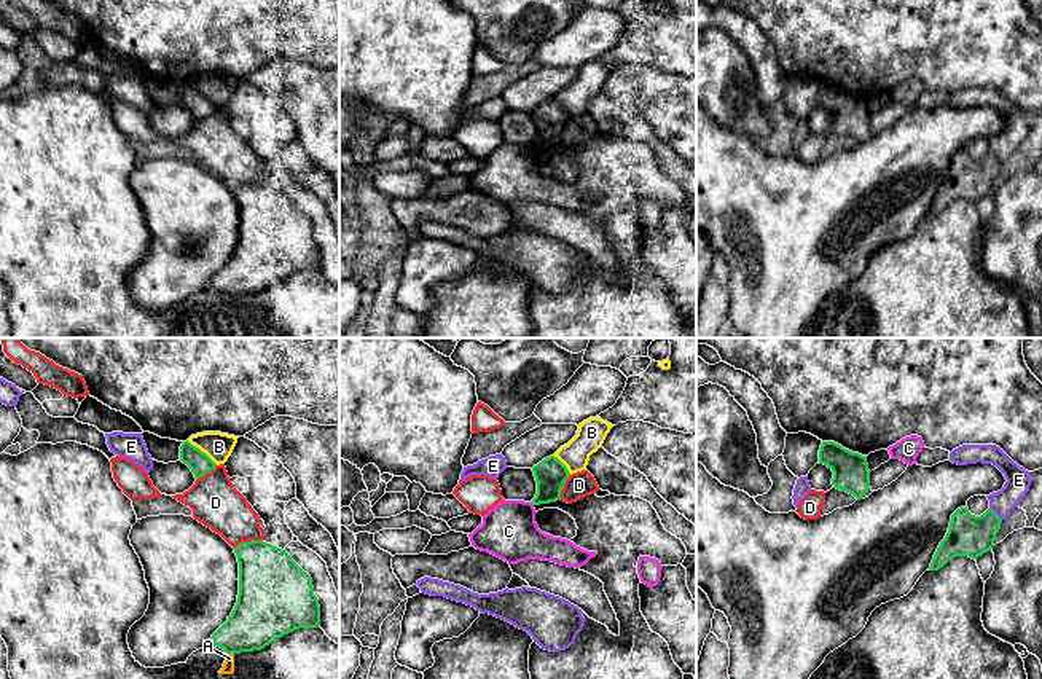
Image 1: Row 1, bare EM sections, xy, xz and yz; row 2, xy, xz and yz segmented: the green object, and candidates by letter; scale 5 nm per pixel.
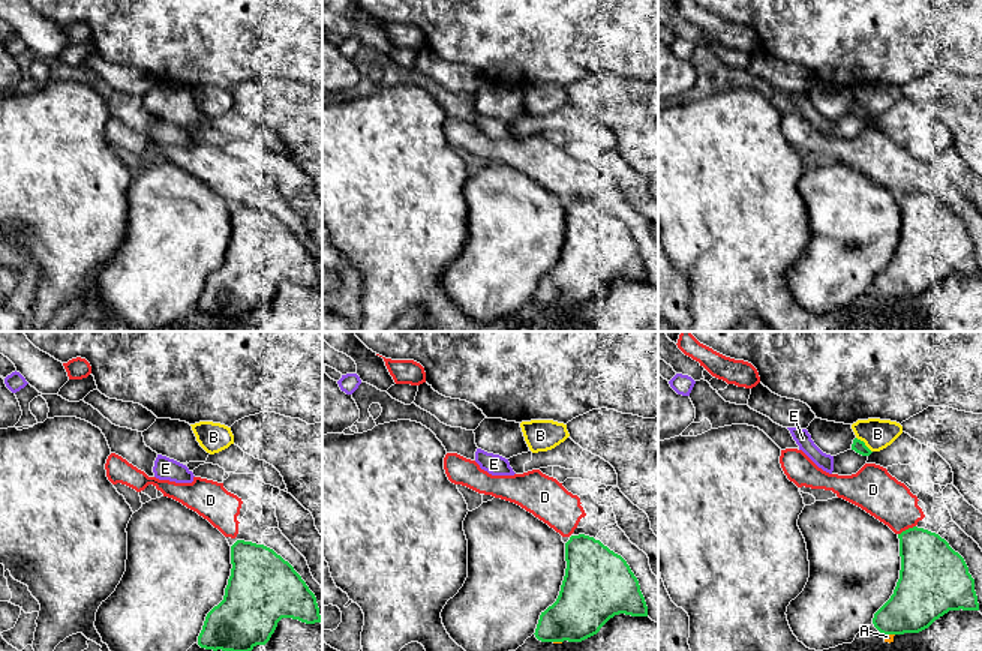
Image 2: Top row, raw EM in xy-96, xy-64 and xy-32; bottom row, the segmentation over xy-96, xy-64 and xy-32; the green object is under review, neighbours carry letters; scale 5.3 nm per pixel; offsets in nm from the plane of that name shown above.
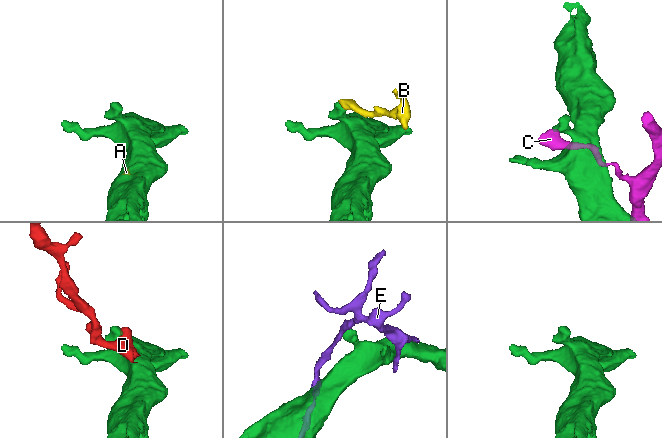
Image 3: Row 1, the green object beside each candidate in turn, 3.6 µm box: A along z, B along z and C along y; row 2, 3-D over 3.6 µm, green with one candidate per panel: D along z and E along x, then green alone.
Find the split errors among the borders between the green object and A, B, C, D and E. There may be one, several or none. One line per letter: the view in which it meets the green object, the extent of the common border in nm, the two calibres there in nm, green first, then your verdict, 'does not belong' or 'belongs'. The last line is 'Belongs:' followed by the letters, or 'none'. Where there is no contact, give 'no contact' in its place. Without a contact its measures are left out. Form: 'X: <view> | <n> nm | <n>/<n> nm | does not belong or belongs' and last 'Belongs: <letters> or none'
A: xy | 30 nm | 280/60 nm | does not belong
B: xy | 200 nm | 110/140 nm | does not belong
C: no contact | does not belong
D: xy | 160 nm | 340/240 nm | does not belong
E: yz | 90 nm | 220/130 nm | does not belong
Belongs: none

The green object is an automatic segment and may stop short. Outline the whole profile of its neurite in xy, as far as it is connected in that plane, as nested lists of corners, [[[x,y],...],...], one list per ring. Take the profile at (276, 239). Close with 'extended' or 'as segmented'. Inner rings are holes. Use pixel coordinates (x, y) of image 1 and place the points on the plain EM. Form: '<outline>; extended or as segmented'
[[[263,183],[234,190],[239,237],[228,263],[210,285],[226,296],[261,293],[300,271],[320,269],[312,222],[292,199]]]; as segmented

